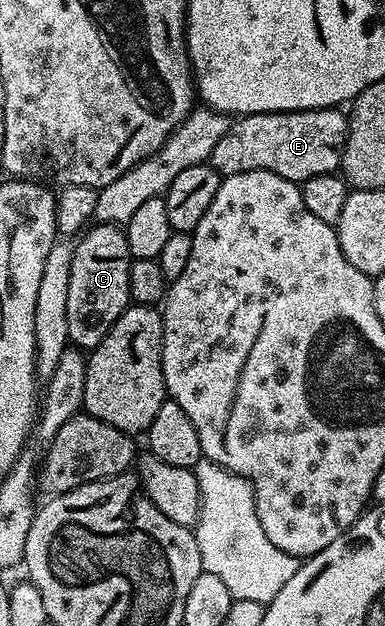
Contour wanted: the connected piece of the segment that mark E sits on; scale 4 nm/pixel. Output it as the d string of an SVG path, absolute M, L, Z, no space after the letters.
M340 108L245 114L237 117L222 140L214 144L210 164L221 176L265 170L303 184L310 176L335 174L340 170L347 135L348 116Z

